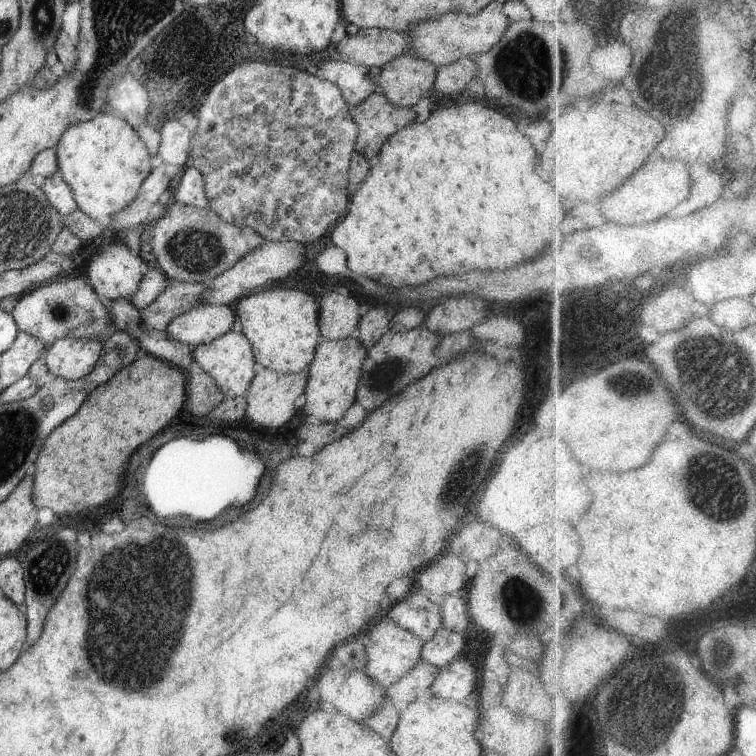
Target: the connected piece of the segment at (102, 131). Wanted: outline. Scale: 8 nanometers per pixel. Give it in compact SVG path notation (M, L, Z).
M101 113L90 121L68 126L56 148L58 171L68 184L77 208L105 226L136 198L142 182L158 163L140 136L120 115Z

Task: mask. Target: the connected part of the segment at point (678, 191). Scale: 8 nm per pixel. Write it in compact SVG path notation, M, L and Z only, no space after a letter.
M650 160L636 176L632 176L614 194L604 198L604 216L618 224L648 224L666 216L670 210L680 206L692 194L690 166L686 162L670 164L670 160Z

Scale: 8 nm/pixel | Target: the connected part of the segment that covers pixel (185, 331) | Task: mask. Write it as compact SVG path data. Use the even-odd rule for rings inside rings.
M201 303L186 313L176 316L166 328L166 333L177 342L198 347L209 344L237 328L233 307Z

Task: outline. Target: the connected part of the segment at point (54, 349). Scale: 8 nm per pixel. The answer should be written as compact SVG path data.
M65 337L46 348L45 362L50 377L76 381L90 373L100 354L103 342L100 339Z

